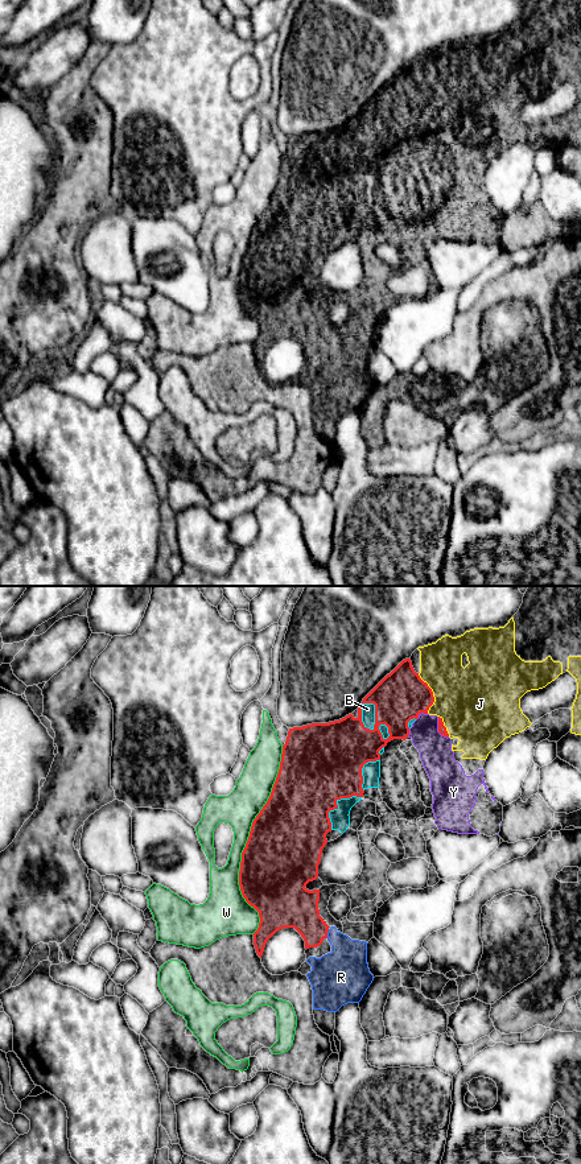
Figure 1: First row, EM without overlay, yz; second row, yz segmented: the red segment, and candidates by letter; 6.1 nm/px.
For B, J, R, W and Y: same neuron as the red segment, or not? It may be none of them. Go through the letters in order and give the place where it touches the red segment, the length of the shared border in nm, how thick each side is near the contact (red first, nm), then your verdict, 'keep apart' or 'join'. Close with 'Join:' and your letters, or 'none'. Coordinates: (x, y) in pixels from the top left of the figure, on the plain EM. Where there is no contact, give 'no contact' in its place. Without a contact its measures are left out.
B: yz (361, 127) | 190 nm | 360/80 nm | join
J: yz (432, 102) | 260 nm | 300/420 nm | join
R: yz (326, 342) | 60 nm | 260/280 nm | join
W: yz (248, 248) | 1150 nm | 460/220 nm | keep apart
Y: yz (439, 137) | 150 nm | 50/200 nm | join
Join: B, J, R, Y

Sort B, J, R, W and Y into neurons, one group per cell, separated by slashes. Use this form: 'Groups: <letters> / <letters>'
Groups: B J R Y / W

